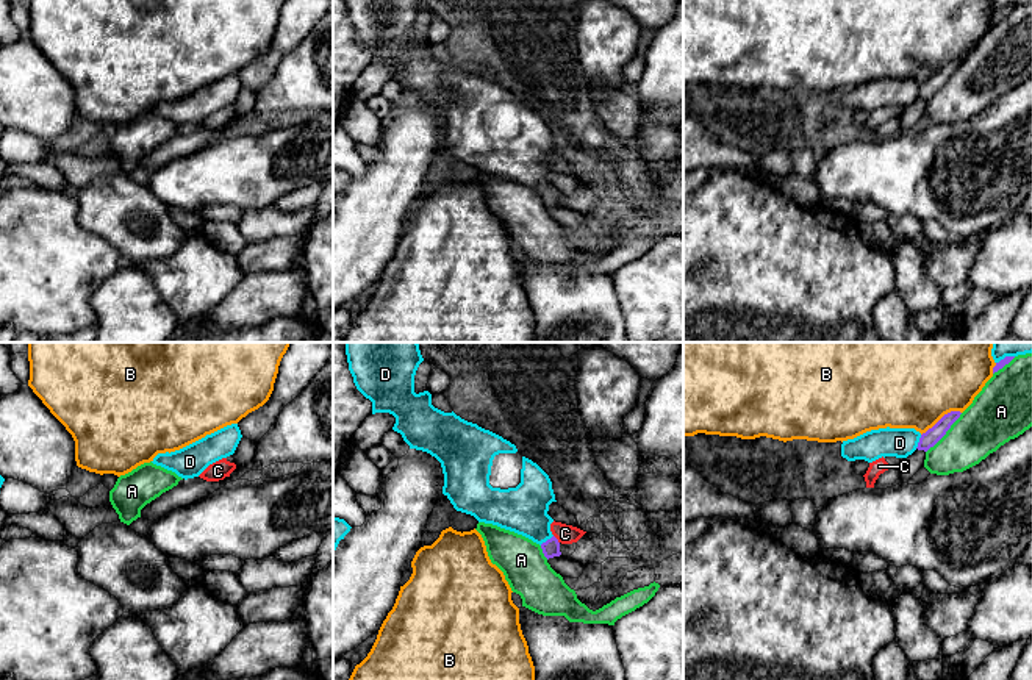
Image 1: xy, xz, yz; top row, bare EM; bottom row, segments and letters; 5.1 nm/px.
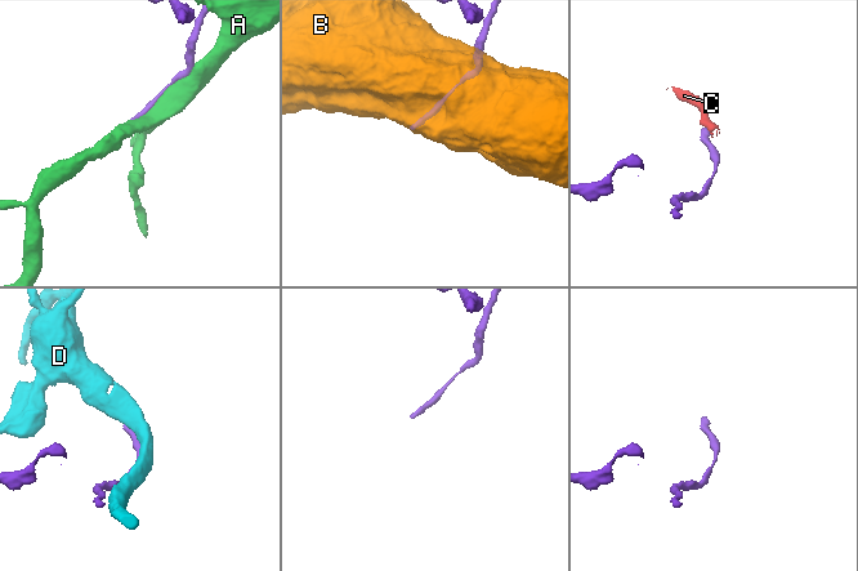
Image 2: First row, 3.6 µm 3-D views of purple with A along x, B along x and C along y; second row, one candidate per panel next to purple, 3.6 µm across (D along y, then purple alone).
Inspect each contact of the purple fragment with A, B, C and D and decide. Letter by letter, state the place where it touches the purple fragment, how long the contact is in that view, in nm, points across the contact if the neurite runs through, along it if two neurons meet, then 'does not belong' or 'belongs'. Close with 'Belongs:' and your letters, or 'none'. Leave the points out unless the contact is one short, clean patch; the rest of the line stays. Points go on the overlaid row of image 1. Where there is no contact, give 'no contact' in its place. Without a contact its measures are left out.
A: yz (945, 433) | 280 nm | does not belong
B: yz (942, 418) | 240 nm | does not belong
C: xz (557, 540) | 50 nm | along xz (554, 535), (558, 543) | does not belong
D: yz (920, 441) | 80 nm | does not belong
Belongs: none

